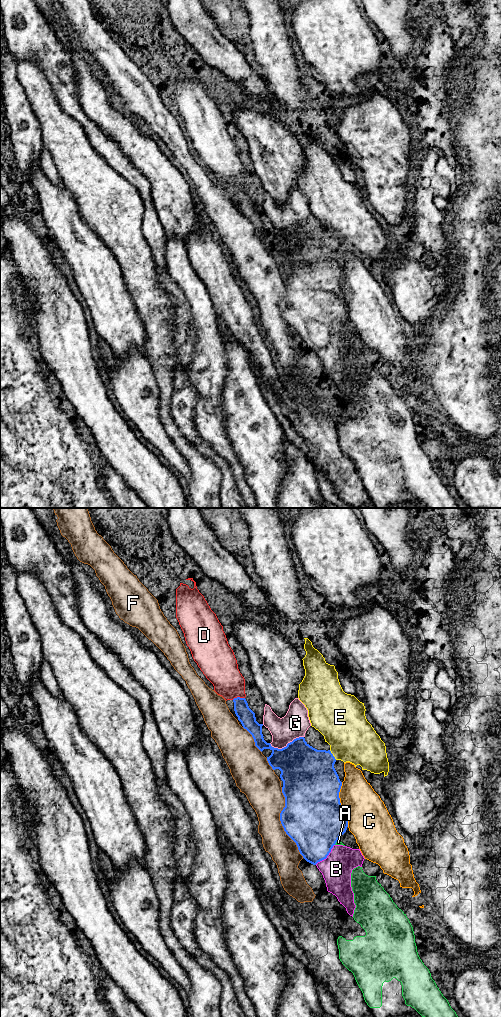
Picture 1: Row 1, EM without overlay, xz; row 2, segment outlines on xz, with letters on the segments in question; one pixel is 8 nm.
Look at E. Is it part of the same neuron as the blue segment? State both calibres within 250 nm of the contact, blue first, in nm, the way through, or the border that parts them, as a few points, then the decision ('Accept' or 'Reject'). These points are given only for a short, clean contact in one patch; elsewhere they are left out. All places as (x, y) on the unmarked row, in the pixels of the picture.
Thickness 420 nm (blue) against 380 nm. Boundary: xz (329, 238), (336, 247). Reject

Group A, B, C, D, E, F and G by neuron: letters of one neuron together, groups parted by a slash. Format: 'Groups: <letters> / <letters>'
Groups: A / B / C / D / E / F / G

